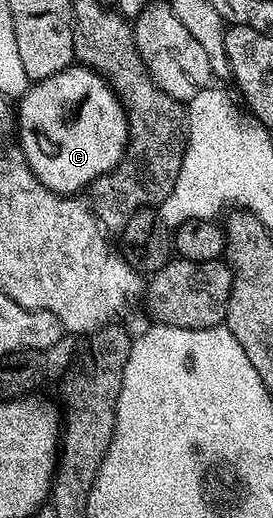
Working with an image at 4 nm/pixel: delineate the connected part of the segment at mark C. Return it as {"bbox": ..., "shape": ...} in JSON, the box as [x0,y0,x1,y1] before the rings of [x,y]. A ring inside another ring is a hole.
{"bbox":[17,66,129,194],"shape":[[[72,66],[32,83],[23,93],[17,104],[17,139],[35,177],[53,182],[55,191],[60,194],[79,194],[83,187],[86,189],[100,178],[110,177],[123,161],[129,139],[127,111],[115,95],[114,87],[96,69]]]}

